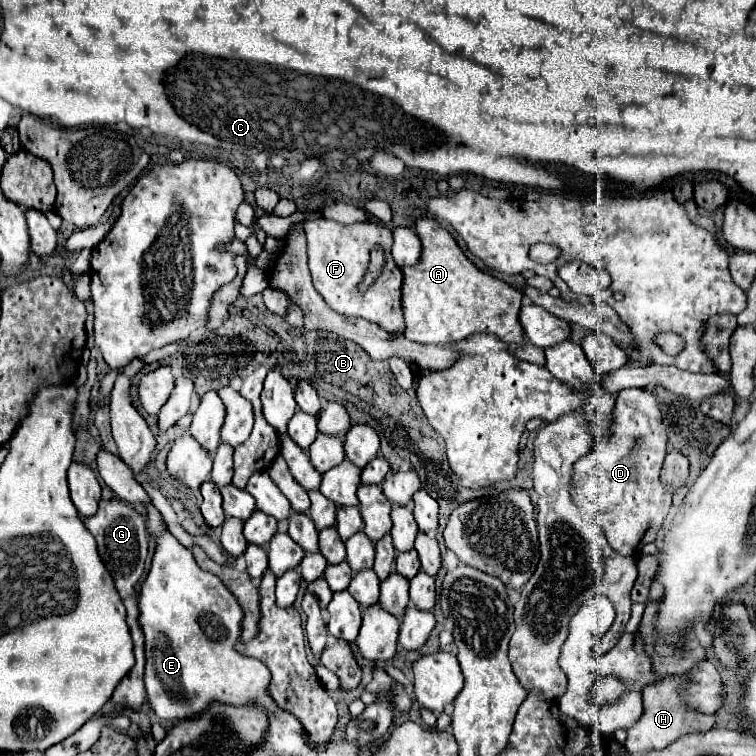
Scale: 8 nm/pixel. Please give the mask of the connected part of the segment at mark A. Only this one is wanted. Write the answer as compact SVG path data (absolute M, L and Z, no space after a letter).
M431 217L415 219L415 233L421 239L421 257L415 265L403 267L401 303L405 315L405 337L417 343L449 345L473 333L493 333L505 343L525 343L519 325L523 293L509 283L491 277L465 257L457 241Z

